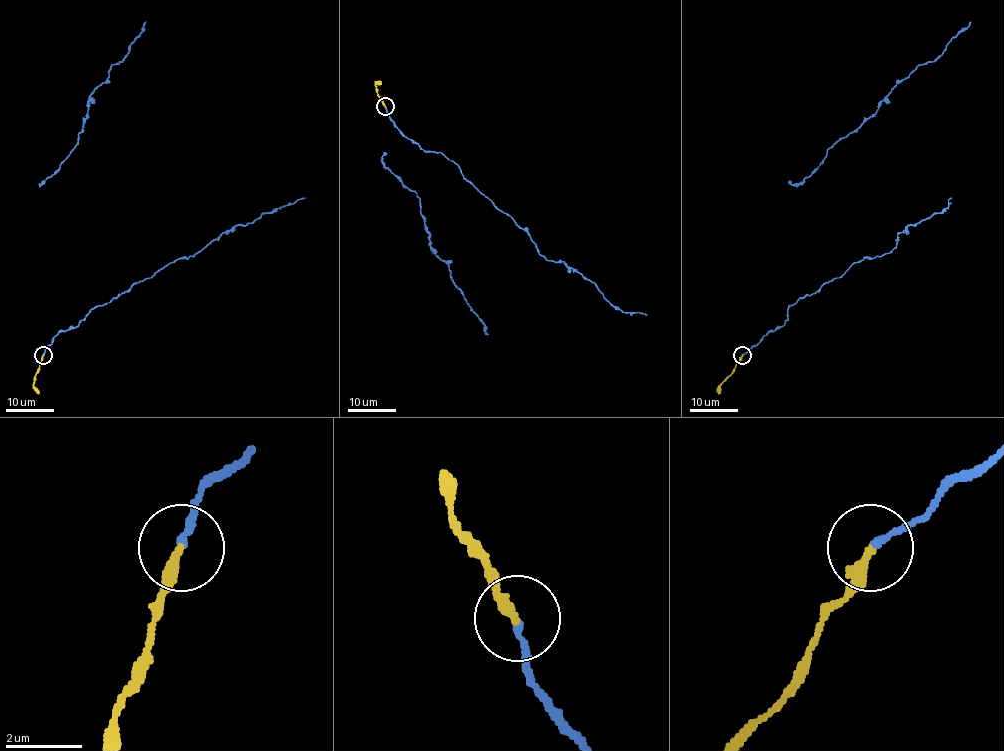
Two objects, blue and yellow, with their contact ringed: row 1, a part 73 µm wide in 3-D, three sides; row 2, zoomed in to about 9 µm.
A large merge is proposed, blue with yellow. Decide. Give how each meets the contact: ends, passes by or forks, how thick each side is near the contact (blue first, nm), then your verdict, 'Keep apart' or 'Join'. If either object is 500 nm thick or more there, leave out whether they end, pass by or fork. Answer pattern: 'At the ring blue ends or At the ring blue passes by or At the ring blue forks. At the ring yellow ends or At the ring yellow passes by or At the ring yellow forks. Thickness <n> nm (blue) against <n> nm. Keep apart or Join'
At the ring blue ends. At the ring yellow ends. Thickness 140 nm (blue) against 280 nm. Join

